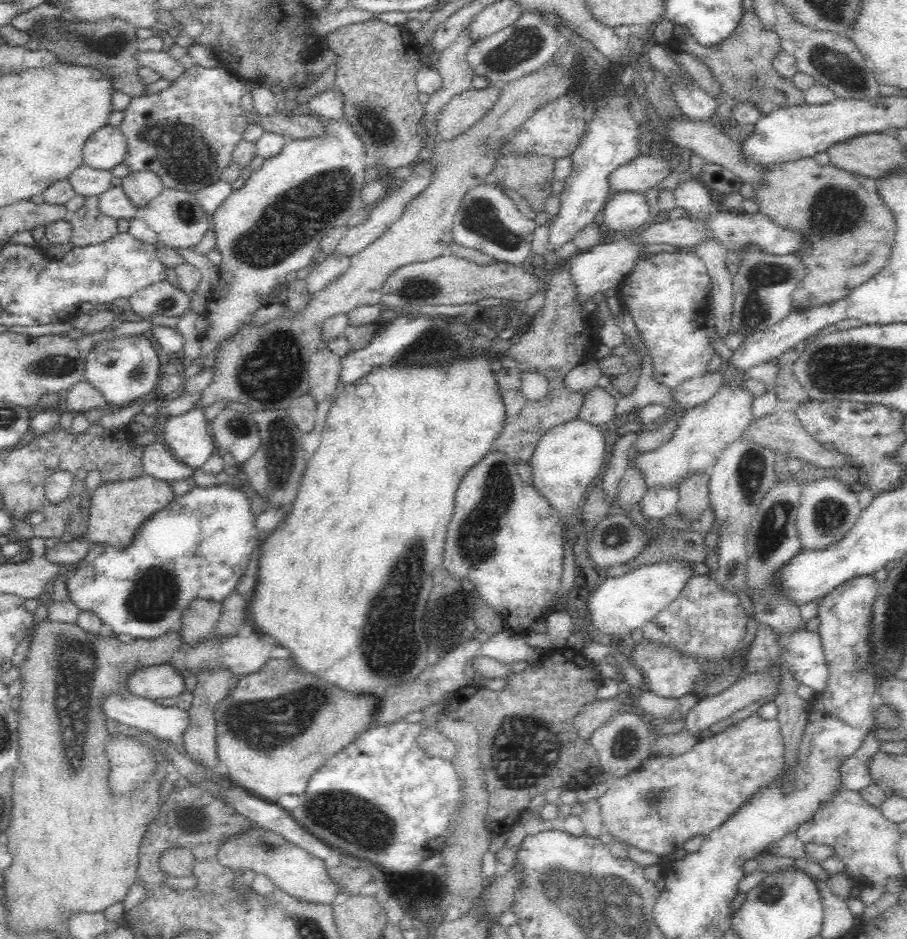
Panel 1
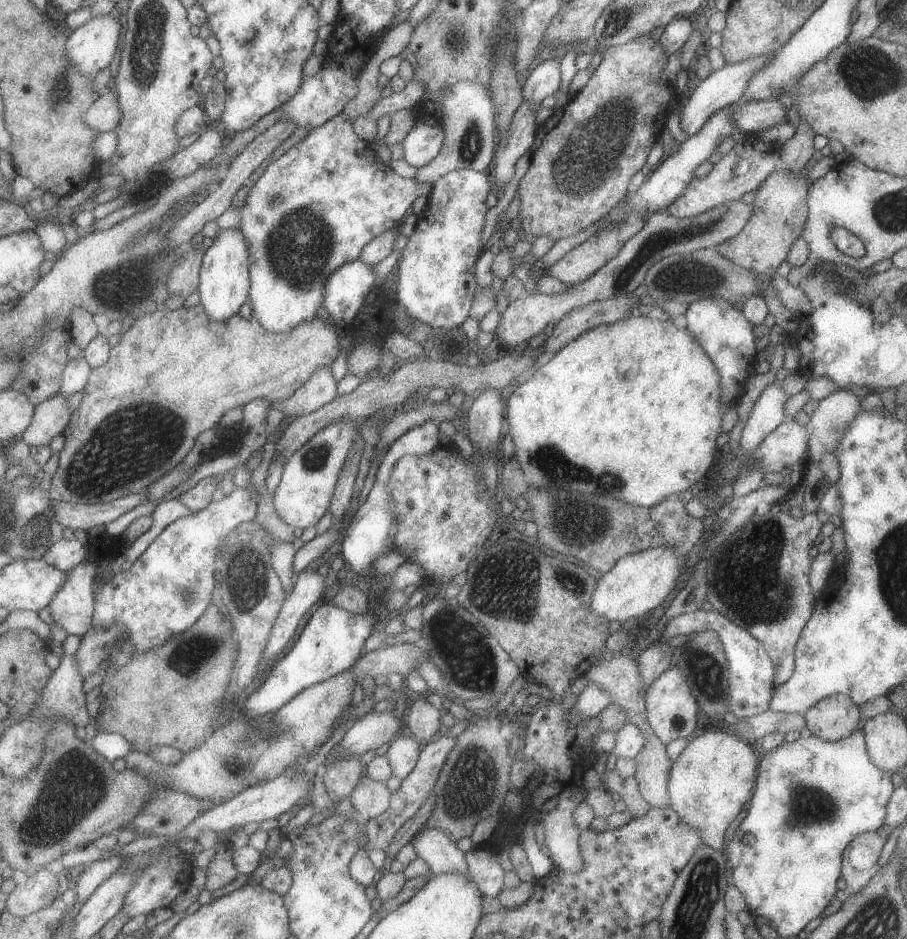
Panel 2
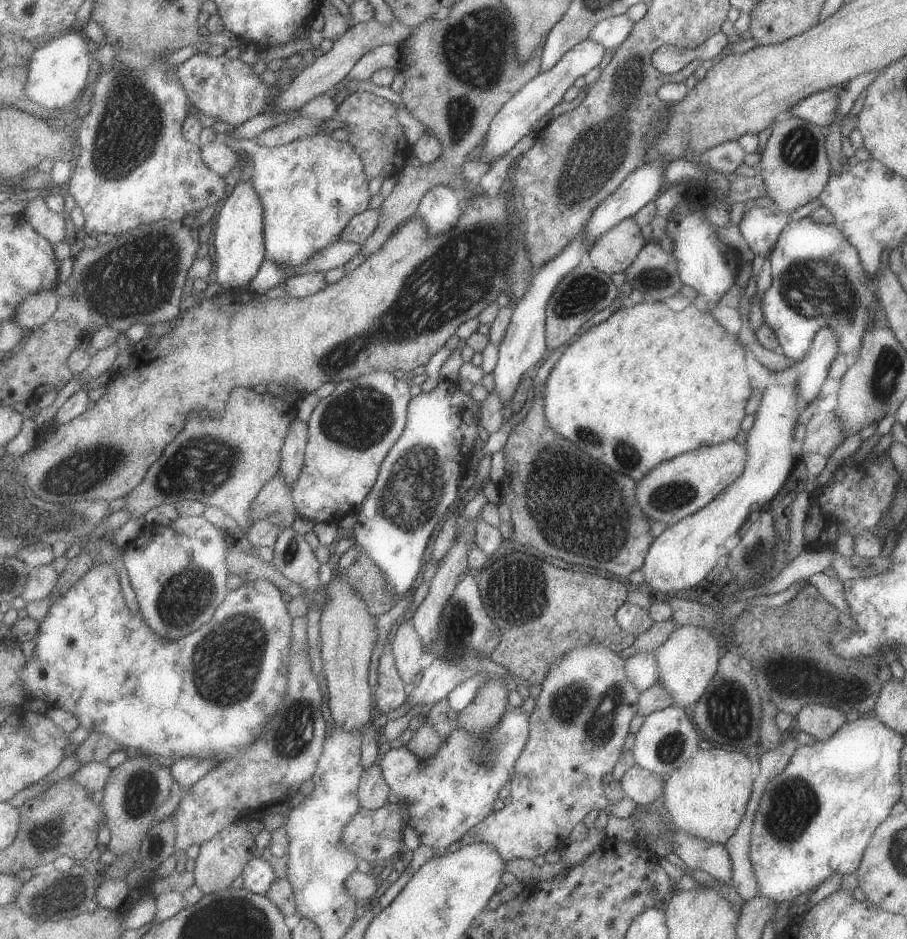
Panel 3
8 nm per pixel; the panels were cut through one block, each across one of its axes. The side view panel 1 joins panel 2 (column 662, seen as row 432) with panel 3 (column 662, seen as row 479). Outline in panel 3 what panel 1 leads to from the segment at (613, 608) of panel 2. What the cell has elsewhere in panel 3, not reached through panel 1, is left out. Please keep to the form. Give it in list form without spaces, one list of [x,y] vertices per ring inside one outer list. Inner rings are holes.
[[[794,366],[780,370],[780,372],[769,372],[769,382],[764,388],[761,401],[758,407],[758,416],[754,420],[754,428],[749,430],[746,442],[746,466],[744,472],[738,480],[734,480],[729,484],[712,502],[709,502],[704,508],[701,508],[696,514],[685,516],[682,520],[676,522],[672,526],[666,527],[660,536],[653,540],[650,545],[646,562],[641,568],[644,572],[644,580],[650,588],[652,588],[653,596],[655,598],[662,598],[675,595],[680,590],[686,590],[697,586],[709,572],[716,569],[716,562],[720,556],[727,553],[727,549],[723,548],[726,539],[733,534],[741,533],[748,524],[748,517],[753,512],[754,507],[762,505],[766,508],[770,500],[772,500],[778,491],[786,484],[795,463],[800,456],[795,452],[791,452],[791,444],[794,443],[794,430],[798,426],[798,418],[800,416],[799,403],[800,396],[798,396],[798,388],[796,388],[797,372]]]

